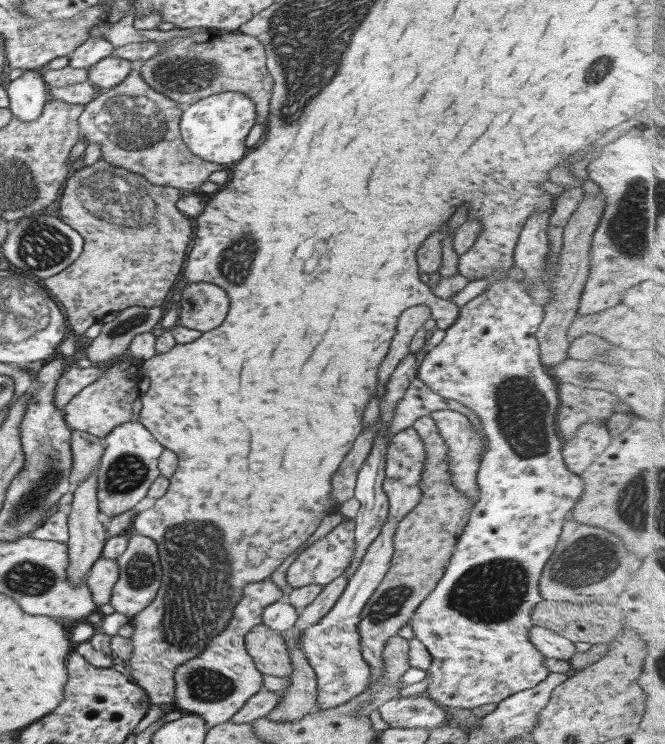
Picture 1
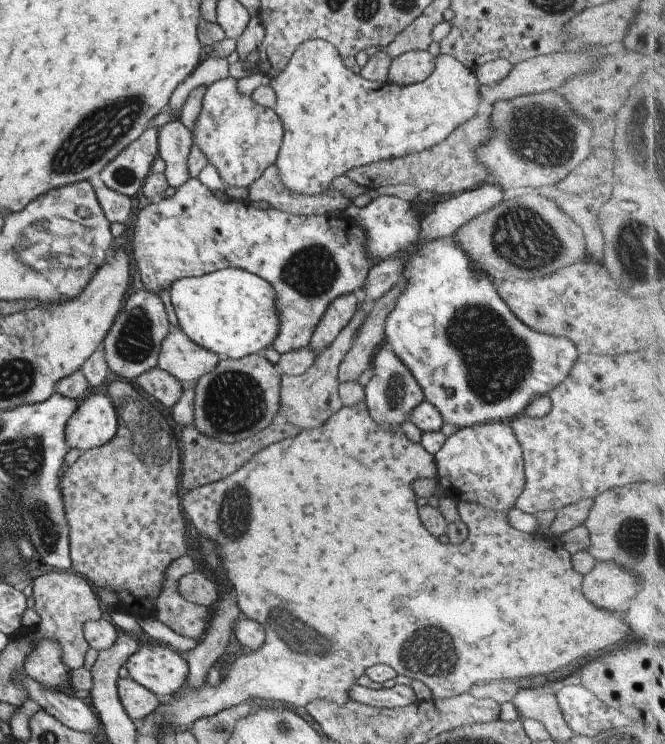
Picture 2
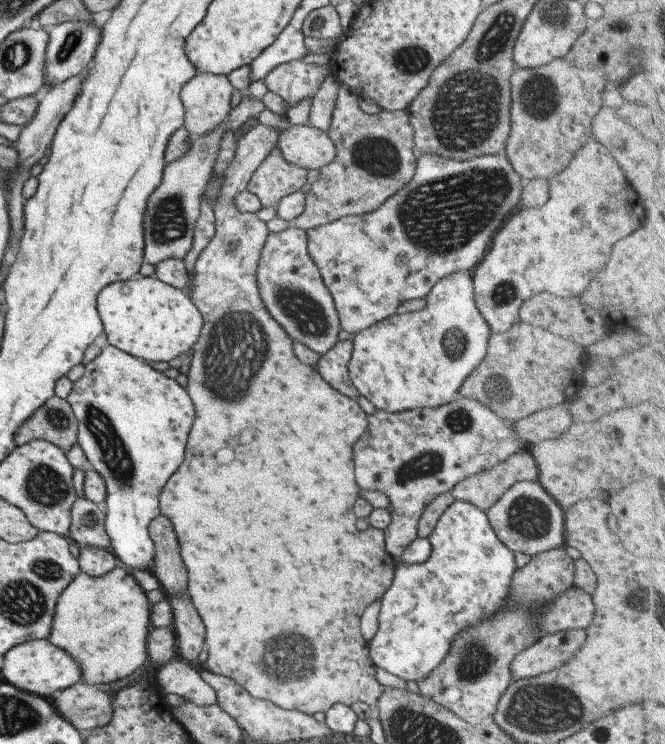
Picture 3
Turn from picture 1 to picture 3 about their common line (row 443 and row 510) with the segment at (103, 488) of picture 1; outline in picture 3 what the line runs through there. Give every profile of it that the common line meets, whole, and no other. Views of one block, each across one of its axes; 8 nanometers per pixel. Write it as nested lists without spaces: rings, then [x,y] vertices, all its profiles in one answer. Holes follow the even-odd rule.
[[[108,344],[100,349],[91,362],[85,364],[79,380],[72,383],[66,401],[78,422],[76,443],[85,455],[88,468],[101,476],[106,488],[102,504],[103,524],[113,556],[128,568],[150,571],[155,550],[147,527],[159,514],[157,494],[183,460],[185,438],[195,416],[189,395],[174,379]]]

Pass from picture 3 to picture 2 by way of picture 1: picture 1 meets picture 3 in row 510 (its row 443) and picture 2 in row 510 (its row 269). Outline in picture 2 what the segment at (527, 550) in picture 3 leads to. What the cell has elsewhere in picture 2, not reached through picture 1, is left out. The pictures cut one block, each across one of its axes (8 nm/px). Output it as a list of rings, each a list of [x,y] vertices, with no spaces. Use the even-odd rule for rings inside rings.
[[[506,421],[458,428],[445,438],[433,460],[437,470],[436,481],[456,502],[470,502],[503,512],[514,506],[524,487],[521,449]]]

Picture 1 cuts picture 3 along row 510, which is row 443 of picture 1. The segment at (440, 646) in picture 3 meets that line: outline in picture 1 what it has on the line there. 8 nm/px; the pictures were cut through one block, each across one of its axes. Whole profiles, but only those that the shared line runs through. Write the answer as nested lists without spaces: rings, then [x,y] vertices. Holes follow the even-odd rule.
[[[448,409],[433,411],[429,416],[434,420],[437,432],[446,444],[446,461],[451,472],[451,485],[455,486],[460,494],[464,494],[468,498],[476,498],[480,494],[480,490],[475,484],[475,475],[477,475],[477,468],[481,461],[482,442],[472,422],[463,414]]]

